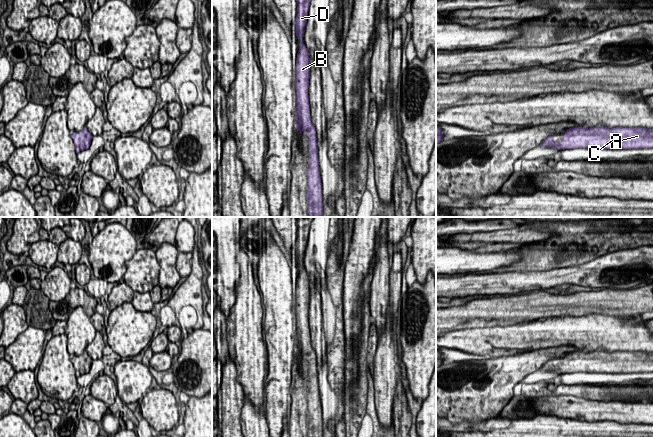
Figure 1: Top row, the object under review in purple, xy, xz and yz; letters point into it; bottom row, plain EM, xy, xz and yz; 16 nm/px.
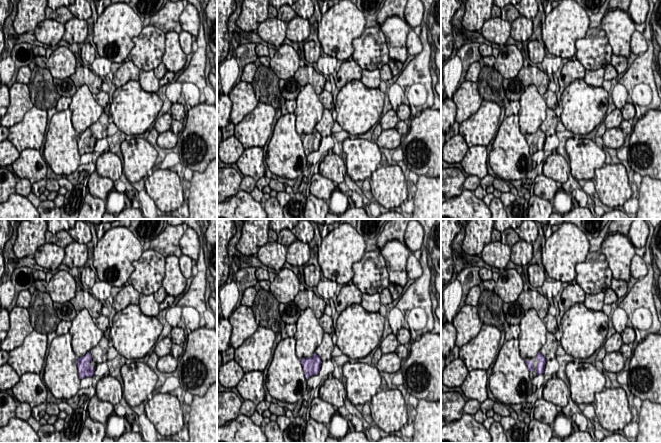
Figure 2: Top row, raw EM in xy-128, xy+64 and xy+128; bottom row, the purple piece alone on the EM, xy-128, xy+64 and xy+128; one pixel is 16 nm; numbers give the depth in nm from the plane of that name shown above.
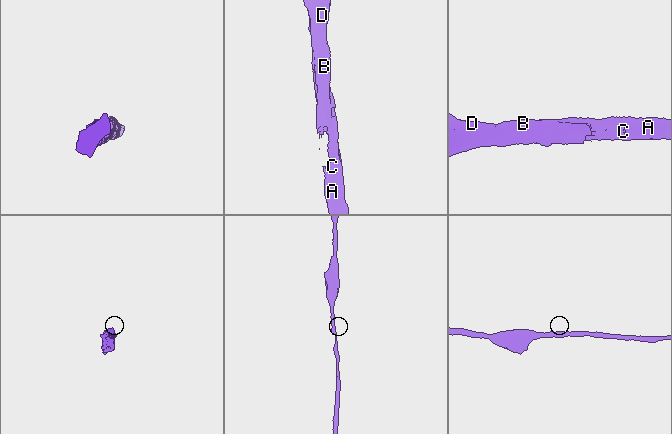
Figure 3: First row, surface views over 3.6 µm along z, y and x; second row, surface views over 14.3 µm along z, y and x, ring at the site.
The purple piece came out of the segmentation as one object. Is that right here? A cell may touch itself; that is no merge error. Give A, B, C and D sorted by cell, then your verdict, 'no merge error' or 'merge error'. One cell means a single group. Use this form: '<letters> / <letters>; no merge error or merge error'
A B C D; no merge error

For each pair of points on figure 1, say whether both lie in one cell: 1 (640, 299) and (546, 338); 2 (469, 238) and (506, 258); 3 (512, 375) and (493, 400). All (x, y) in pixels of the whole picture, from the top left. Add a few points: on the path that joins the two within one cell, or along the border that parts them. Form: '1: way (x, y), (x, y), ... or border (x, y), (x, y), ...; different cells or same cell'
1: border (626, 314), (603, 315), (587, 313), (579, 317); different cells
2: border (511, 249), (495, 252), (472, 251); different cells
3: way (506, 381), (493, 394); same cell

